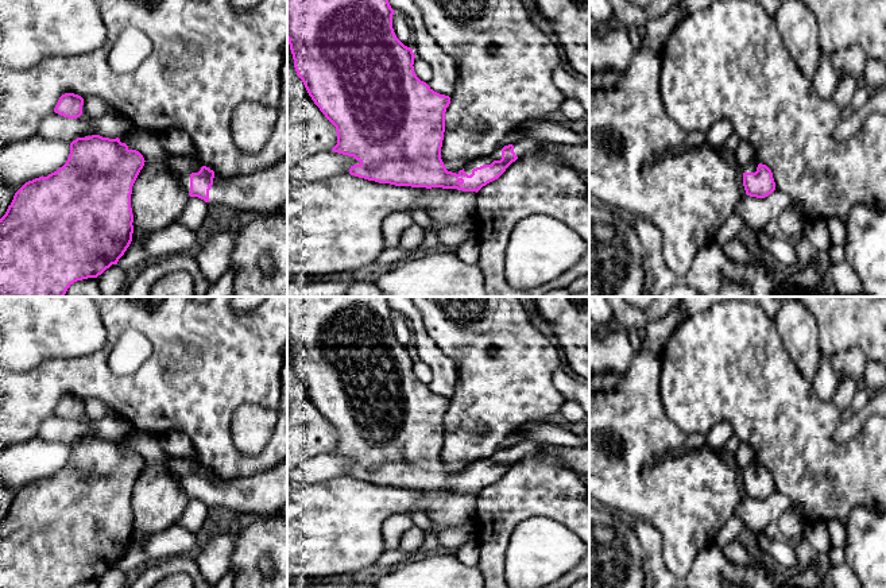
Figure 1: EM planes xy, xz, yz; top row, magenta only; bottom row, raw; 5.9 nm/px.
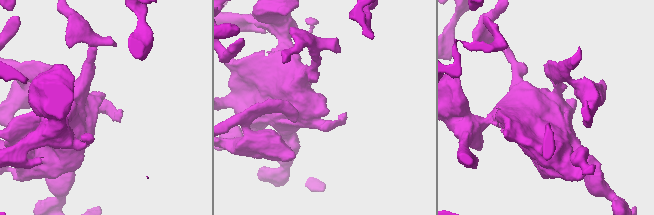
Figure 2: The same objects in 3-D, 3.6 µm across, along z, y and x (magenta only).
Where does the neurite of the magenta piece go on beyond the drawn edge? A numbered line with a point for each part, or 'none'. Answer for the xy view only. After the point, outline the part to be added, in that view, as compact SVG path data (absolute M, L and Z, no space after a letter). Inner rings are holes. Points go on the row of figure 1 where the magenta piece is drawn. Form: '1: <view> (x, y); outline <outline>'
1: xy (182, 167); outline M179 155L171 156L170 170L179 178L181 183L190 193L190 174L198 173L204 165L197 159Z

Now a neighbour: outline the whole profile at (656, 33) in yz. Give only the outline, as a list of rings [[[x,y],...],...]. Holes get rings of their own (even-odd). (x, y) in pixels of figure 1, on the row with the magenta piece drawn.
[[[677,0],[663,16],[651,19],[646,23],[642,30],[643,46],[655,54],[661,54],[665,42],[678,23],[689,15],[704,9],[713,1],[720,0]]]

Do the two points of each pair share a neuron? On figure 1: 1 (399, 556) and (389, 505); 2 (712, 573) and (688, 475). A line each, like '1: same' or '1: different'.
1: same
2: different

